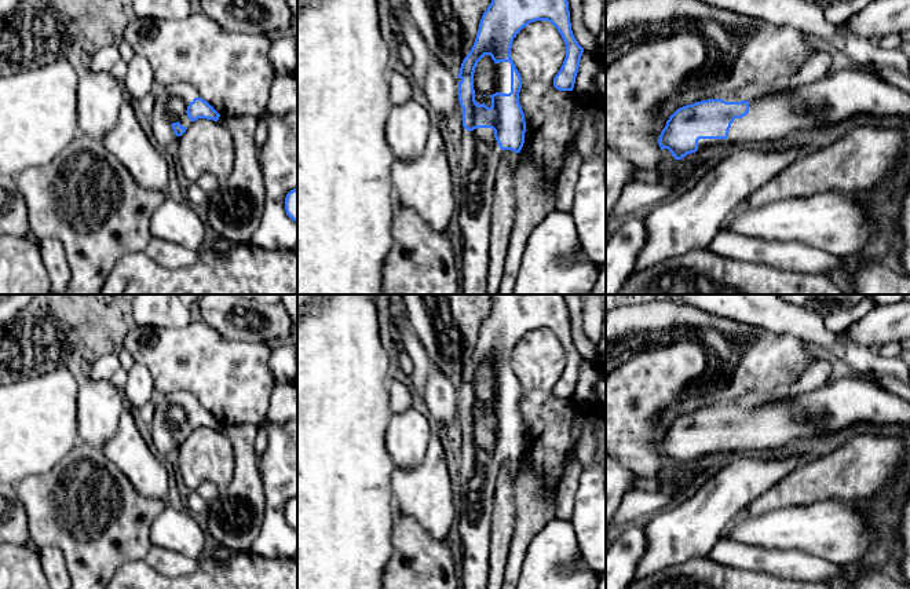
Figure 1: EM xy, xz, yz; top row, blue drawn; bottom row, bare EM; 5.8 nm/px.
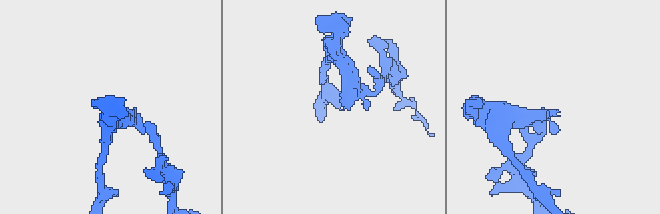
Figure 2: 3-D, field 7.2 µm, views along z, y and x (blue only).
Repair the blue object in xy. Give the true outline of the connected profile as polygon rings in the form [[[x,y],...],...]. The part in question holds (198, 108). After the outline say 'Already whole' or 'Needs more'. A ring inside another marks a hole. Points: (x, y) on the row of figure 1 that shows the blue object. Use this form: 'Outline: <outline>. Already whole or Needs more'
Outline: [[[176,83],[151,89],[154,107],[146,118],[153,142],[161,149],[173,149],[179,138],[198,118],[218,121],[220,114],[189,84]]]. Needs more

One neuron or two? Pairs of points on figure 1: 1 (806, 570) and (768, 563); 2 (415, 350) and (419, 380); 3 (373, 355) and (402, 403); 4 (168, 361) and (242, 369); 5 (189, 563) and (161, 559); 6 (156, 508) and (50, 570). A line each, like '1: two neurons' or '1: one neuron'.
1: one neuron
2: one neuron
3: two neurons
4: one neuron
5: one neuron
6: two neurons

